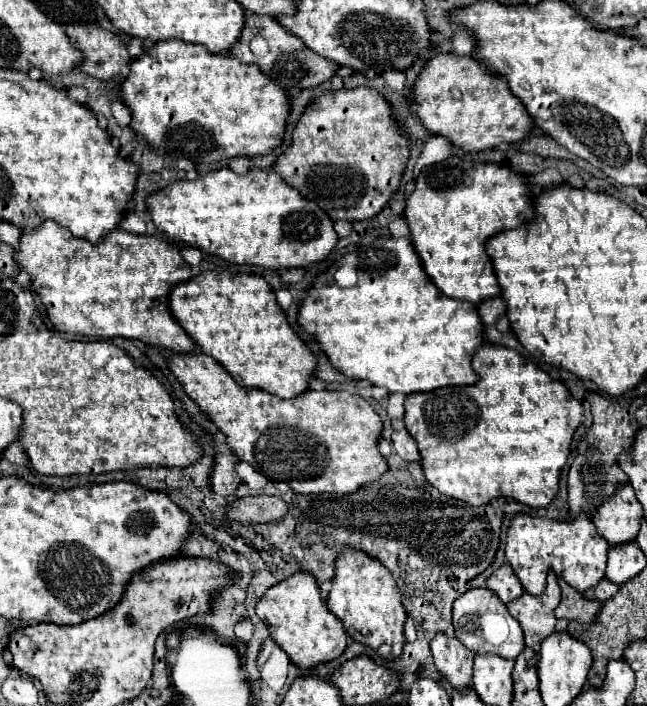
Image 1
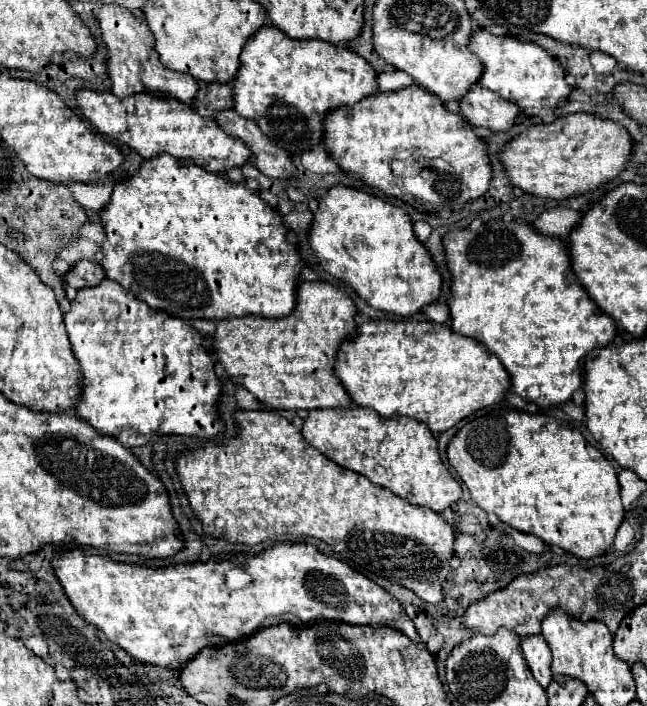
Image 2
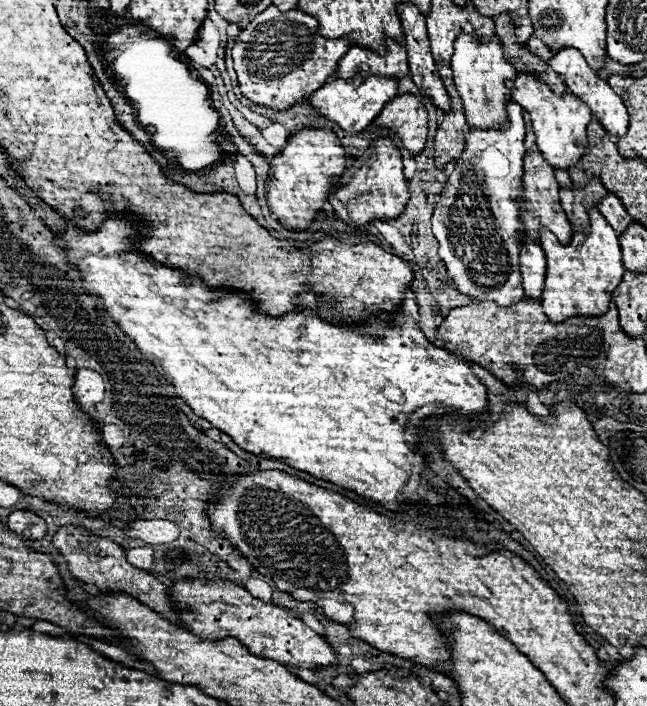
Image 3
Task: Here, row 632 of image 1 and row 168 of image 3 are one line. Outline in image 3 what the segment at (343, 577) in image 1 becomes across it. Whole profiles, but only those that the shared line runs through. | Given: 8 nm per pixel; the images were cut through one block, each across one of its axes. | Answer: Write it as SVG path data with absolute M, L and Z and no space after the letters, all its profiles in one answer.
M380 138L364 152L366 162L352 174L346 184L336 184L330 194L330 204L340 220L356 226L366 226L372 220L392 220L398 218L408 204L408 180L402 174L402 156L398 148L388 138Z

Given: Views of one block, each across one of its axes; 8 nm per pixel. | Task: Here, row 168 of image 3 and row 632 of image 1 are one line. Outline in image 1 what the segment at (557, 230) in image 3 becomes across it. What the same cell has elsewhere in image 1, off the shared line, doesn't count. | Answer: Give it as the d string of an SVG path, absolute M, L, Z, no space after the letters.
M548 572L548 586L542 596L530 596L524 592L520 598L508 604L508 612L520 622L524 630L526 646L532 648L534 652L538 652L542 640L554 632L556 626L554 608L558 606L558 602L560 586L556 582L556 574Z

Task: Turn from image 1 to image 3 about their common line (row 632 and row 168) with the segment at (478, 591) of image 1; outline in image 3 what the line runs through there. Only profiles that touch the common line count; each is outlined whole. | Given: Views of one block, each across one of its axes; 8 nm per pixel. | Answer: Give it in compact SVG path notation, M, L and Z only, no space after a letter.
M510 102L506 110L510 120L506 128L466 132L466 150L450 174L432 216L432 232L440 242L438 256L458 290L472 300L496 302L498 306L510 306L522 294L540 302L546 278L544 250L528 234L522 238L526 226L520 222L520 206L516 202L522 194L526 124L522 120L522 108L516 102Z

